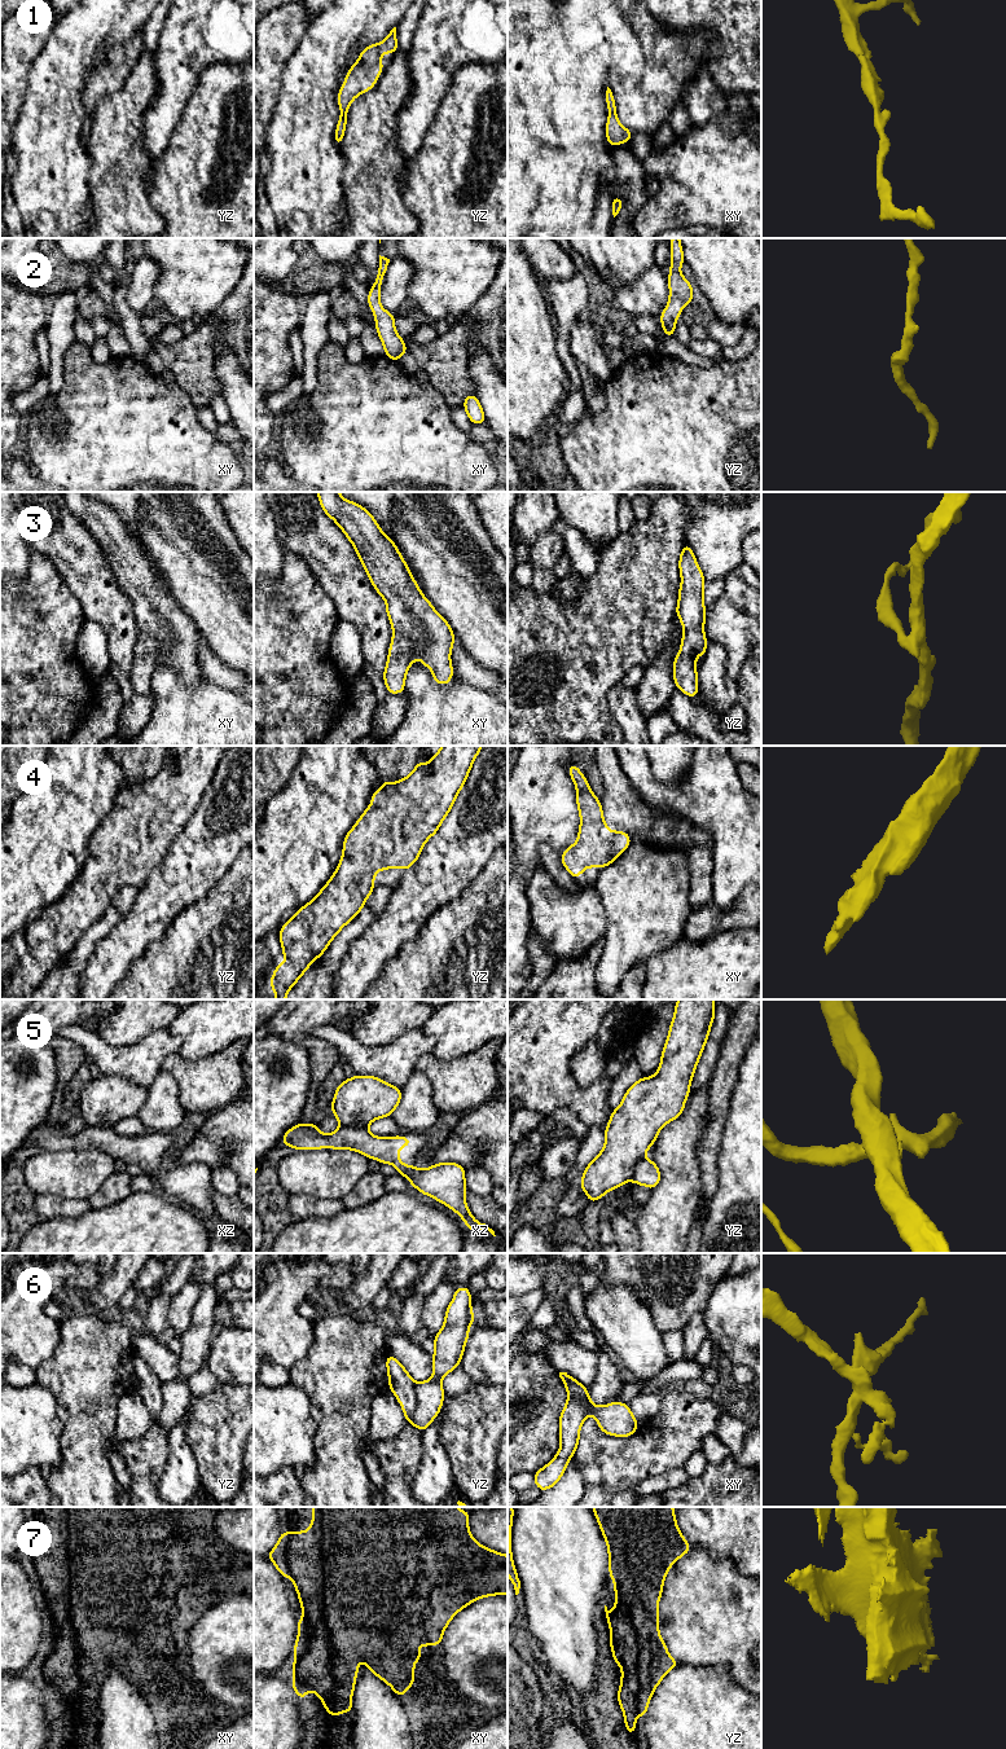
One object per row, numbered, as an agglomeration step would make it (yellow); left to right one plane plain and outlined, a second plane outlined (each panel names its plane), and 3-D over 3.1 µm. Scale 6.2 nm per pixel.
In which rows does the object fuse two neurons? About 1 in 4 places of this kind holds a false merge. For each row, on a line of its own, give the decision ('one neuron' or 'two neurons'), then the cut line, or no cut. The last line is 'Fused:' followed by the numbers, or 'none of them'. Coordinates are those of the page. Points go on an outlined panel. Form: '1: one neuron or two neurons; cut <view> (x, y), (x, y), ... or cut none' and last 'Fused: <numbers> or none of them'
1: one neuron; cut none
2: one neuron; cut none
3: one neuron; cut none
4: one neuron; cut none
5: two neurons; cut xz (341, 1125), (365, 1128)
6: two neurons; cut yz (416, 1384), (416, 1409), (407, 1420)
7: one neuron; cut none
Fused: 5, 6

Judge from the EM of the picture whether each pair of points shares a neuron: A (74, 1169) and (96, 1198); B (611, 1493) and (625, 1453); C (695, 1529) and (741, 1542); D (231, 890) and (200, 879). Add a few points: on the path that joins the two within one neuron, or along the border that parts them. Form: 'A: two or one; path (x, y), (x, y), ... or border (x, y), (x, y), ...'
A: two; border (114, 1172), (87, 1199)
B: one; path (611, 1482), (611, 1471), (619, 1463)
C: one; path (707, 1529), (729, 1530)
D: two; border (234, 861), (229, 870), (202, 897), (192, 904)

